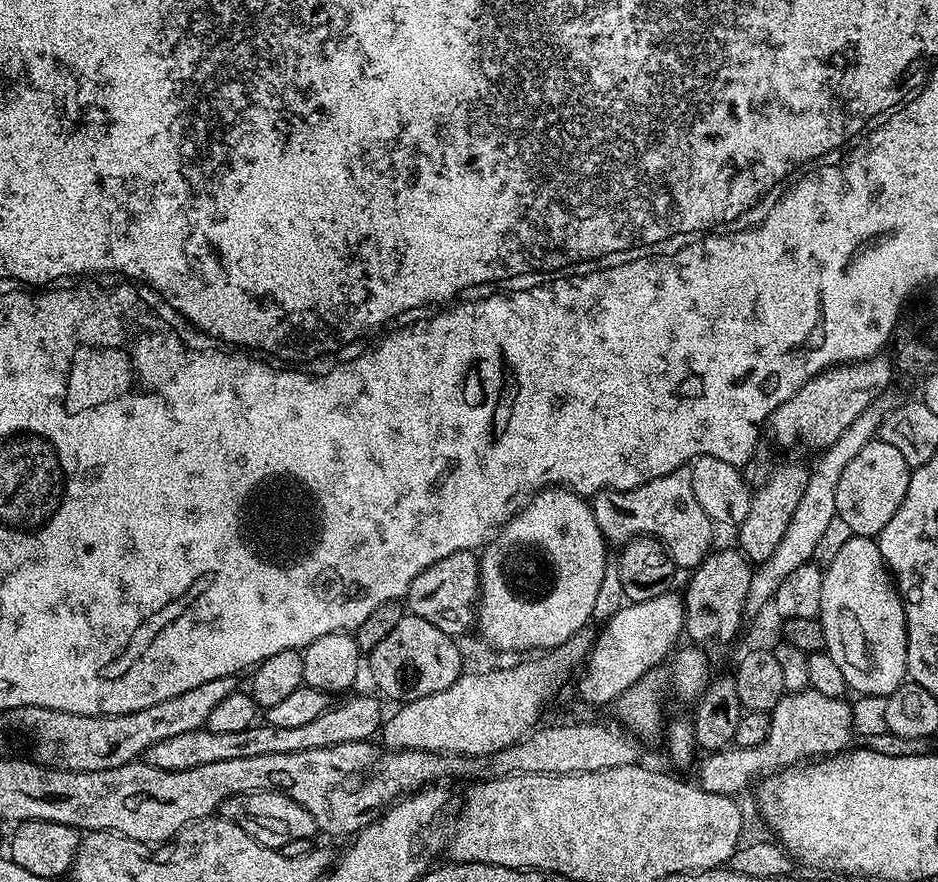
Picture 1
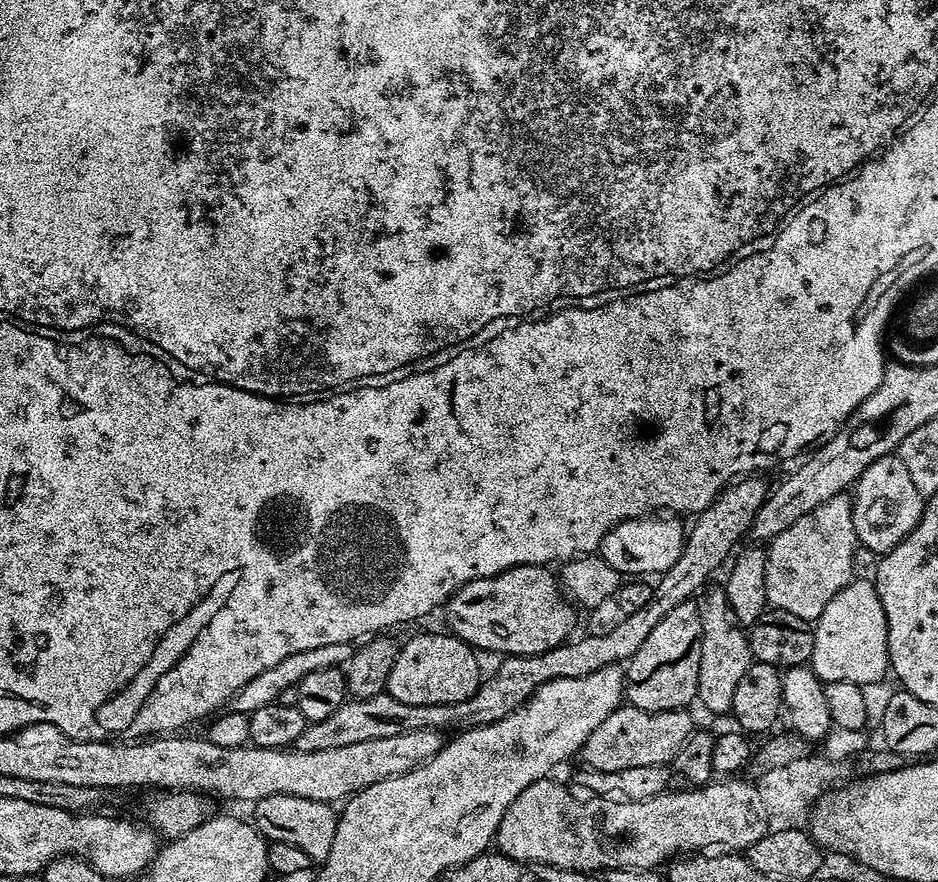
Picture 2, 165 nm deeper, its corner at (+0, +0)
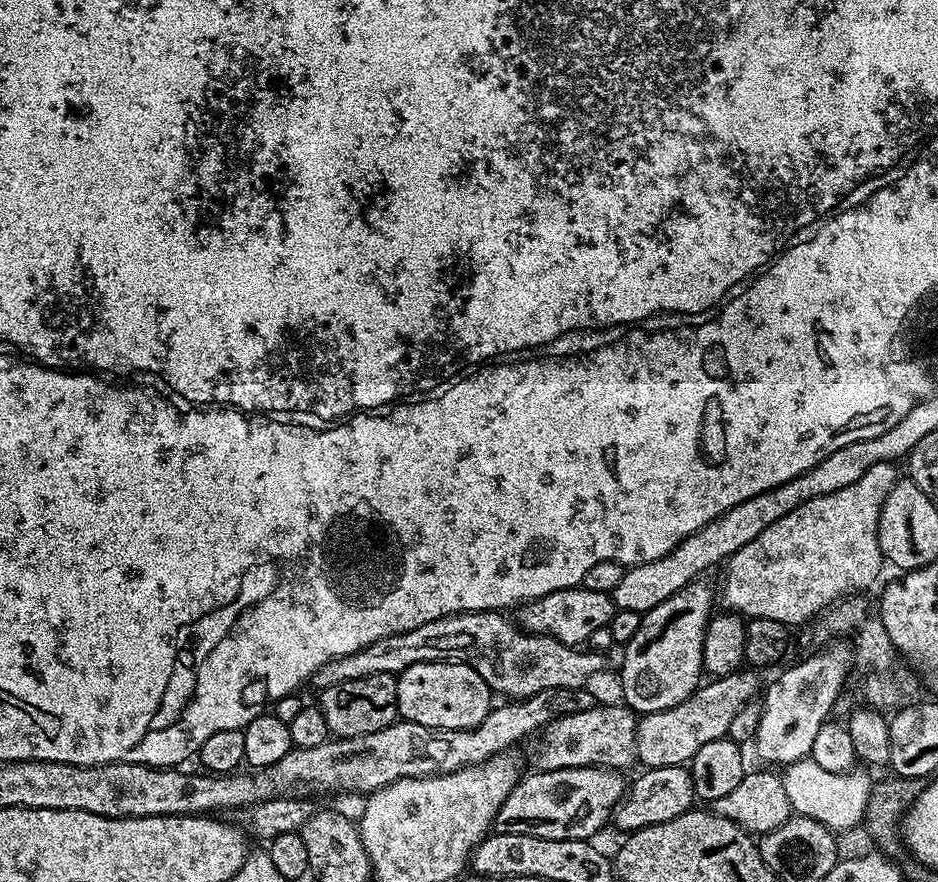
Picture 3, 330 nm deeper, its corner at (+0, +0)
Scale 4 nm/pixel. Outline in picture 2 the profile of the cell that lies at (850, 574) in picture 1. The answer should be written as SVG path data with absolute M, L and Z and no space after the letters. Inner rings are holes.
M853 579L834 598L830 598L830 606L822 610L822 614L814 621L814 627L816 637L810 667L825 684L869 684L884 680L889 675L886 610L882 610L882 602L871 579Z

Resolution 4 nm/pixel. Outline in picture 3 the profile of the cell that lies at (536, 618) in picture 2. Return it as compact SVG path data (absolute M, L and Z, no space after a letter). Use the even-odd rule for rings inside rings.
M583 586L554 590L554 594L546 594L529 604L519 605L514 616L521 628L526 632L533 632L539 636L553 636L558 642L573 646L587 645L590 634L594 630L608 627L612 615L617 612L615 600L606 592L590 590Z

